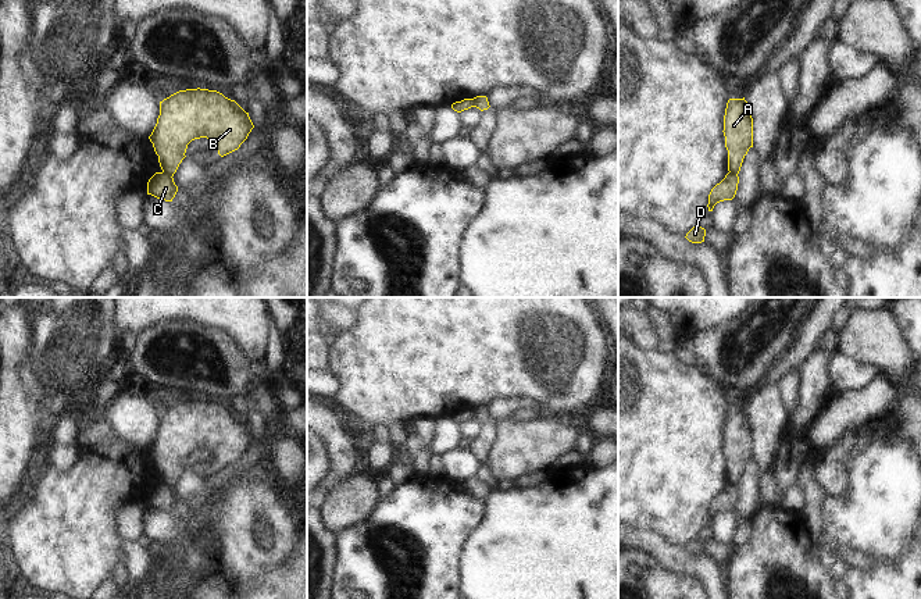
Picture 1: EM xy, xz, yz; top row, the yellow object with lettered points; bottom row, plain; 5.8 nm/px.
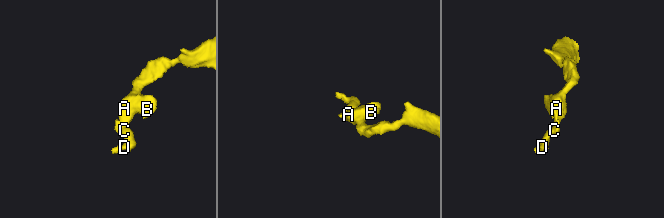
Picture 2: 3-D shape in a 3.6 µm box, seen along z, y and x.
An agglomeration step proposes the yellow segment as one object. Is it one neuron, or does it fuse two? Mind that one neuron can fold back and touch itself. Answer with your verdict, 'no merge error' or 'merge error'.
merge error

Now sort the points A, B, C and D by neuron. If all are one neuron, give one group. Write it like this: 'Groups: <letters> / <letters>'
Groups: A B / C D.

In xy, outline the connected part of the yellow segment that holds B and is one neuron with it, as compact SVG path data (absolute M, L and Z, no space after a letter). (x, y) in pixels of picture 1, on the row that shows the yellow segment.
M186 89L179 90L160 101L160 115L149 136L163 172L174 177L179 164L186 157L188 145L200 138L207 138L221 157L238 150L254 128L249 113L235 100L225 97L217 90Z

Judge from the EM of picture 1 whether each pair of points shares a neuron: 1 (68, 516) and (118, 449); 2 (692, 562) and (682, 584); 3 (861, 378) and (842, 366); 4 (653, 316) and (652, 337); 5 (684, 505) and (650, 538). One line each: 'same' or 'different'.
1: same
2: different
3: same
4: different
5: different

